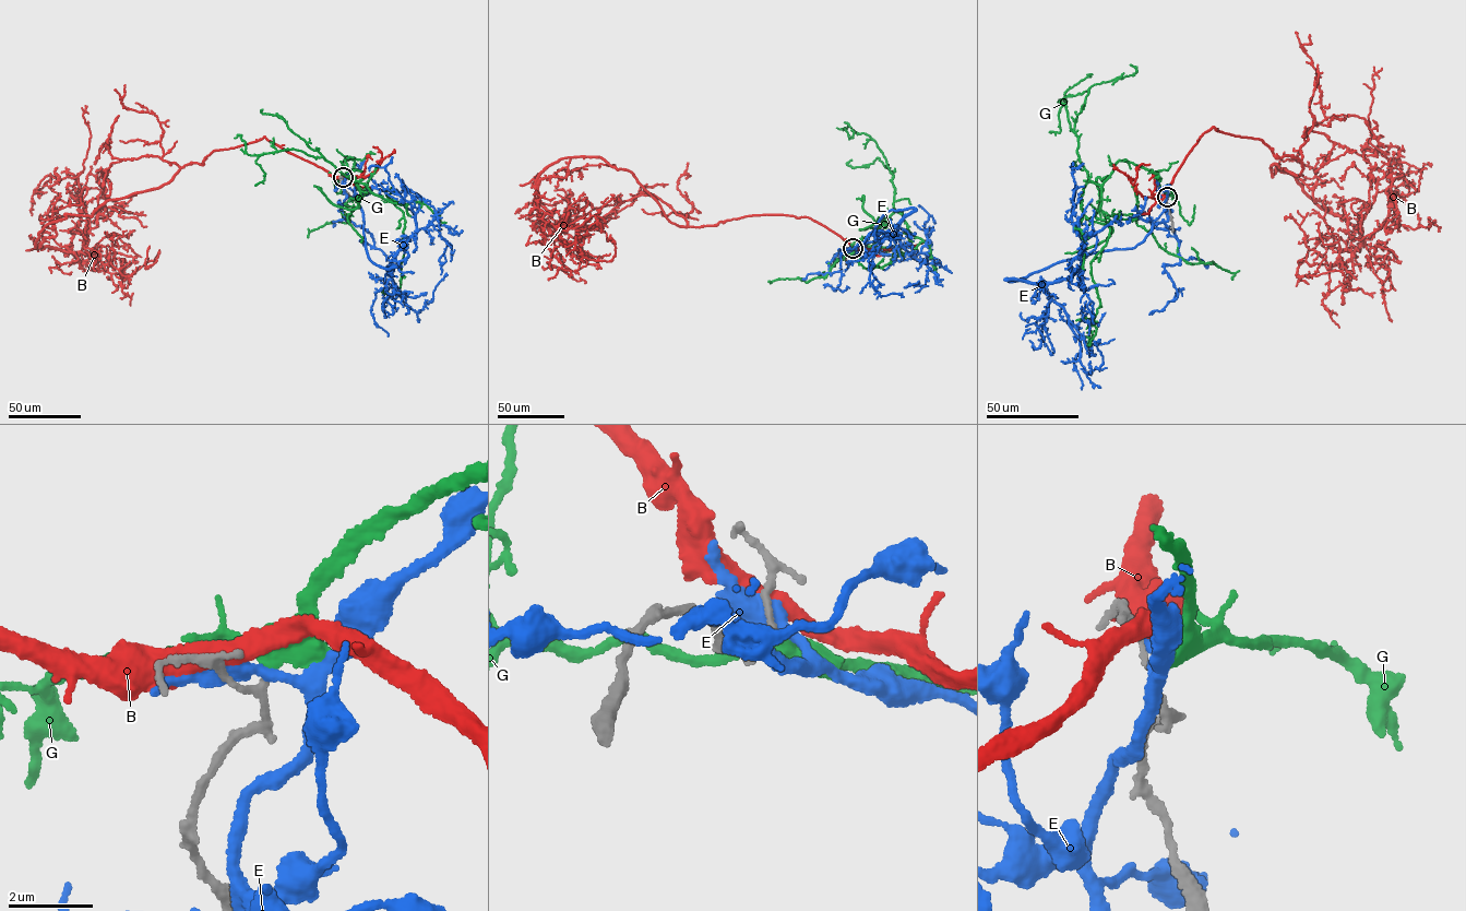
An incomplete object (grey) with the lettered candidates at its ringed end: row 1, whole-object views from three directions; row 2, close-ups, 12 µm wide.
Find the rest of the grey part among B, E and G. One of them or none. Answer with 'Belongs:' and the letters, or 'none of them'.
Belongs: G

